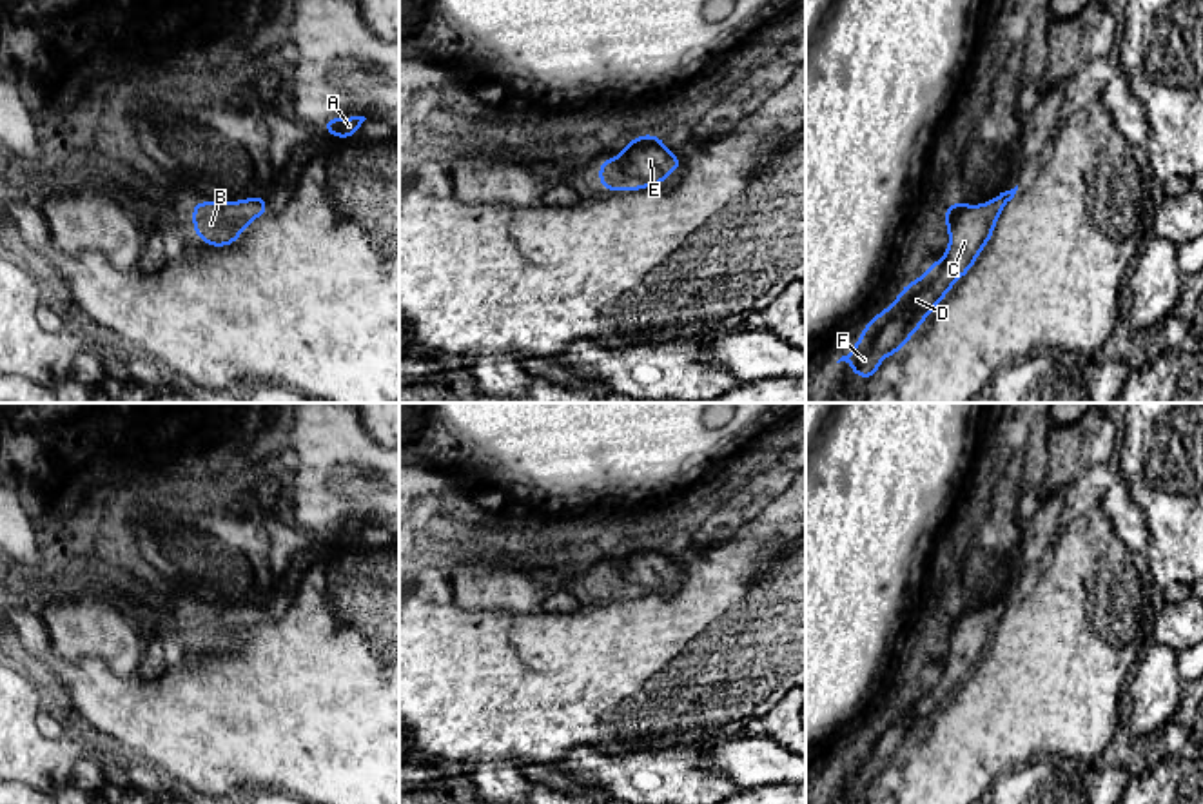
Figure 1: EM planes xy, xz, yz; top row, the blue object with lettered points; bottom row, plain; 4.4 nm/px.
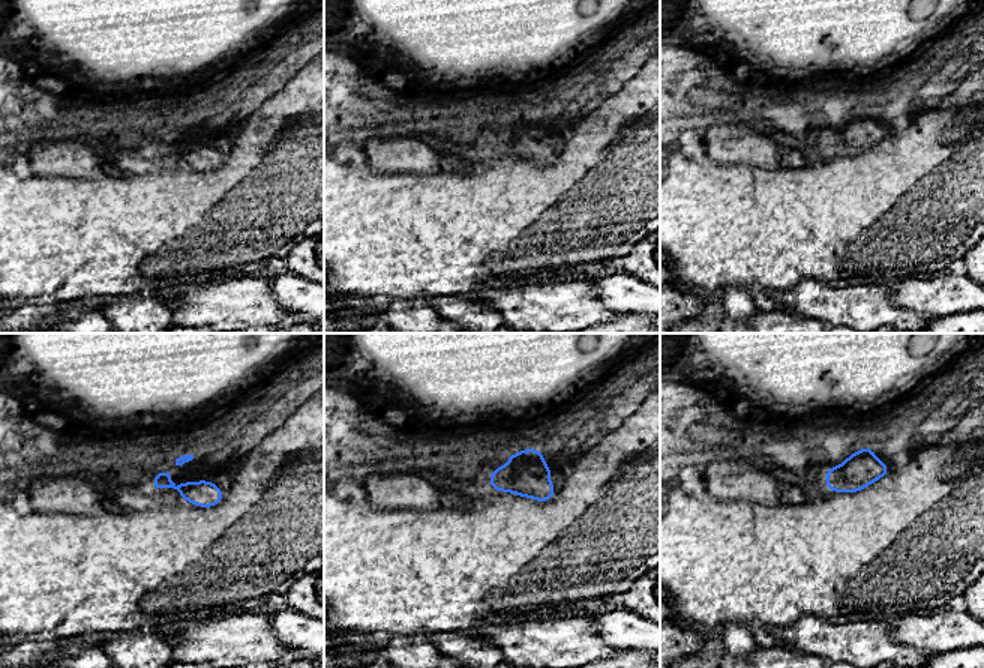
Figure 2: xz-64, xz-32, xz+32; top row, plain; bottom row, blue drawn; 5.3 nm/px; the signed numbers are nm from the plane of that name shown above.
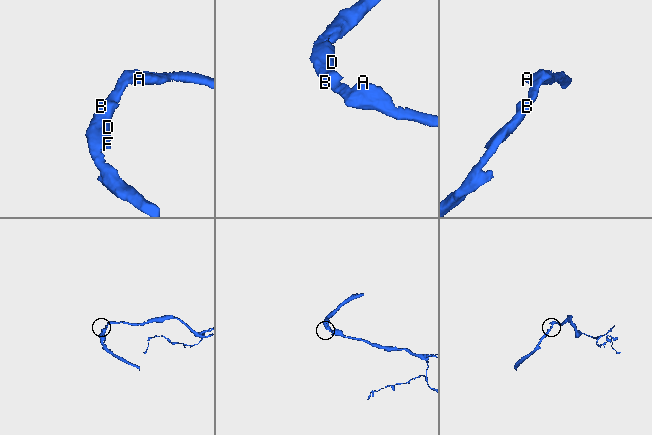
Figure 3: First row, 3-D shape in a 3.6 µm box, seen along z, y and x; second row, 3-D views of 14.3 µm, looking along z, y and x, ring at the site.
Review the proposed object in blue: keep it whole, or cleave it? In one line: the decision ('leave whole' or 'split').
leave whole

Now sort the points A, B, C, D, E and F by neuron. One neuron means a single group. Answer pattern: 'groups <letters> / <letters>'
groups A B C D E F

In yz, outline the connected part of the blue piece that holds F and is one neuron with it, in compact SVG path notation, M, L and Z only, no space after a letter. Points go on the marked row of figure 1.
M1018 185L983 205L954 200L944 212L949 232L945 254L929 265L922 278L909 281L898 298L860 330L853 350L836 363L846 361L855 377L873 379L884 358L898 354L951 287L973 269L1016 191Z

